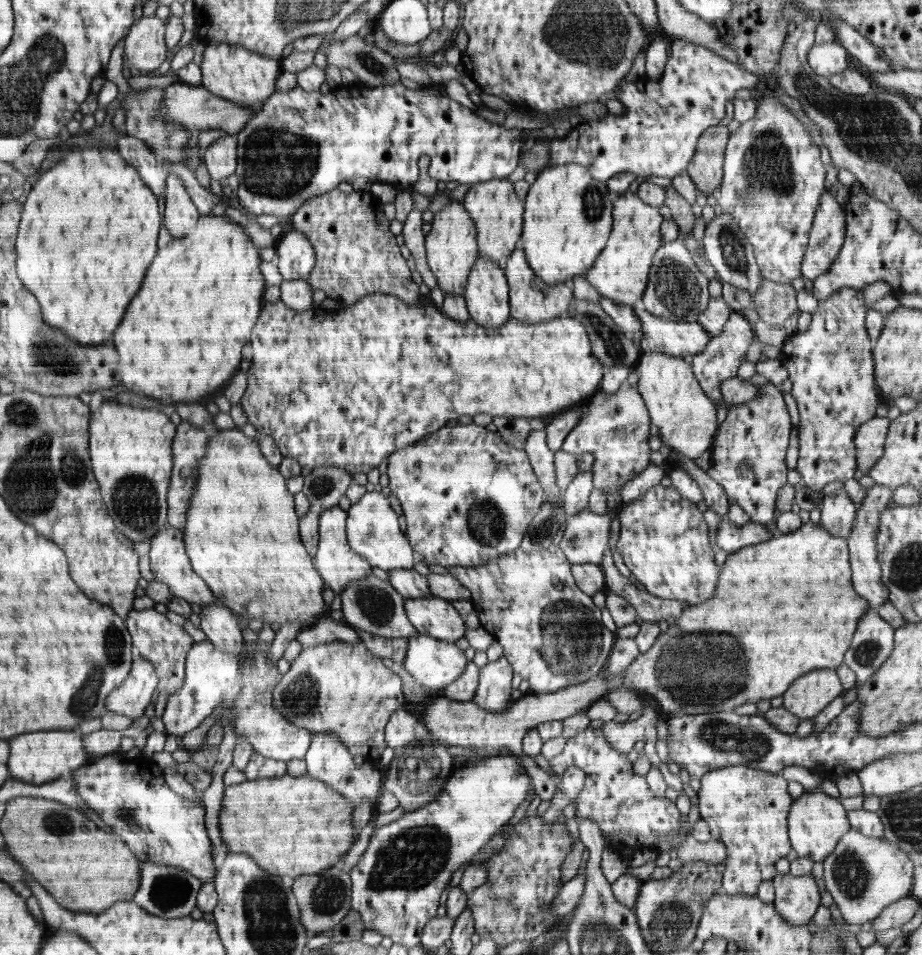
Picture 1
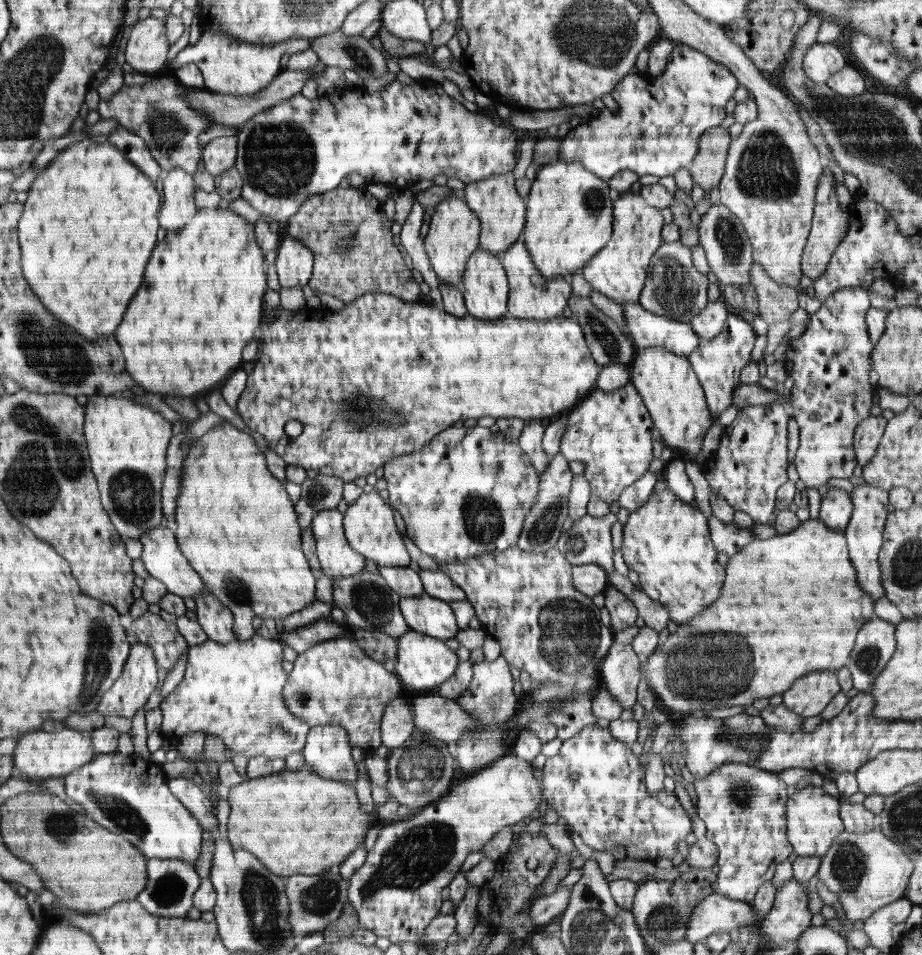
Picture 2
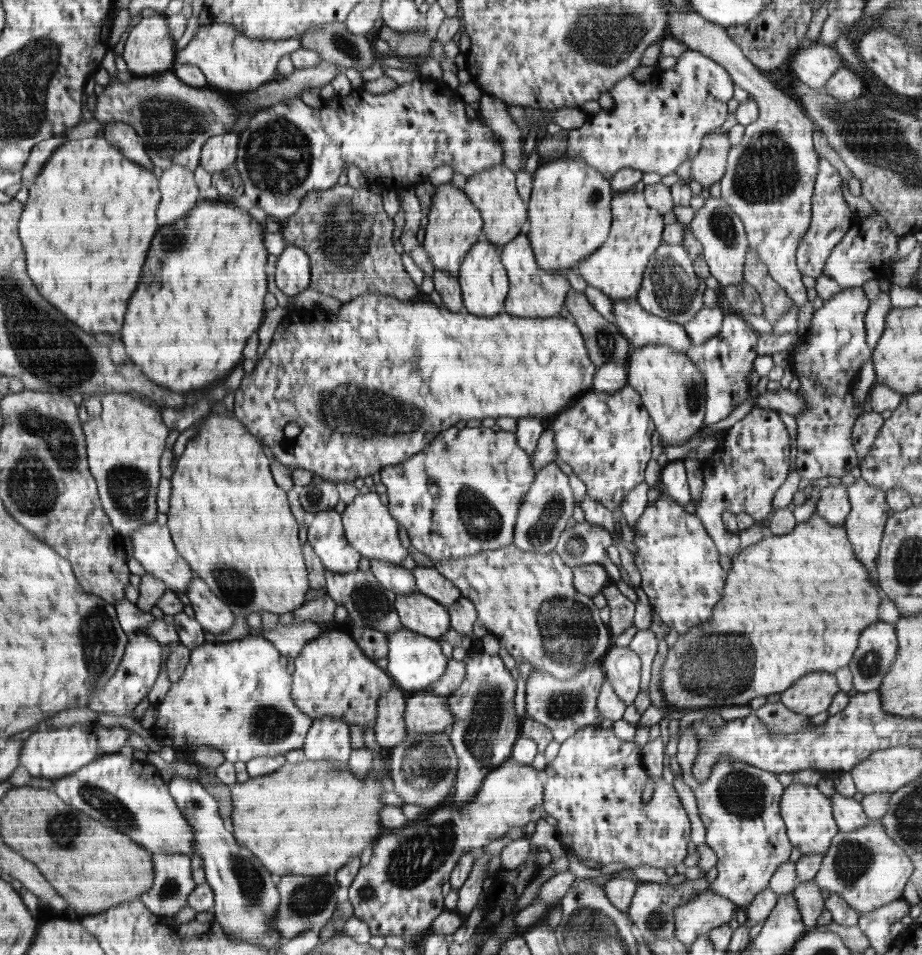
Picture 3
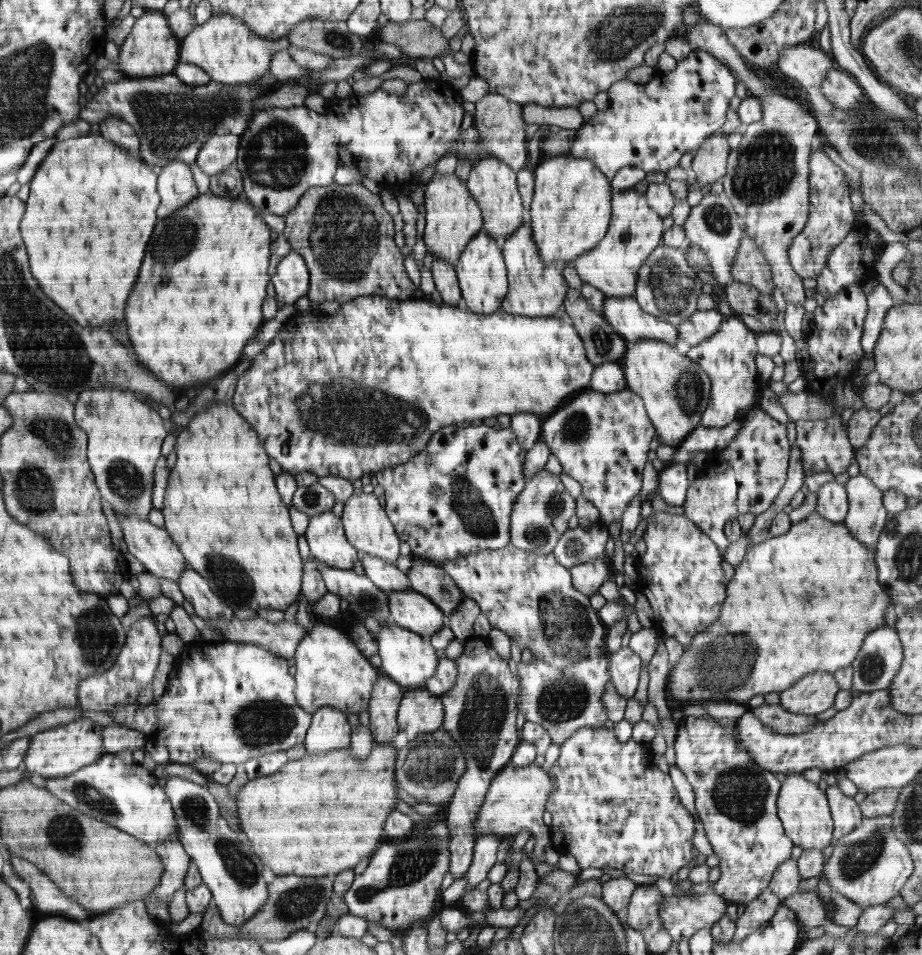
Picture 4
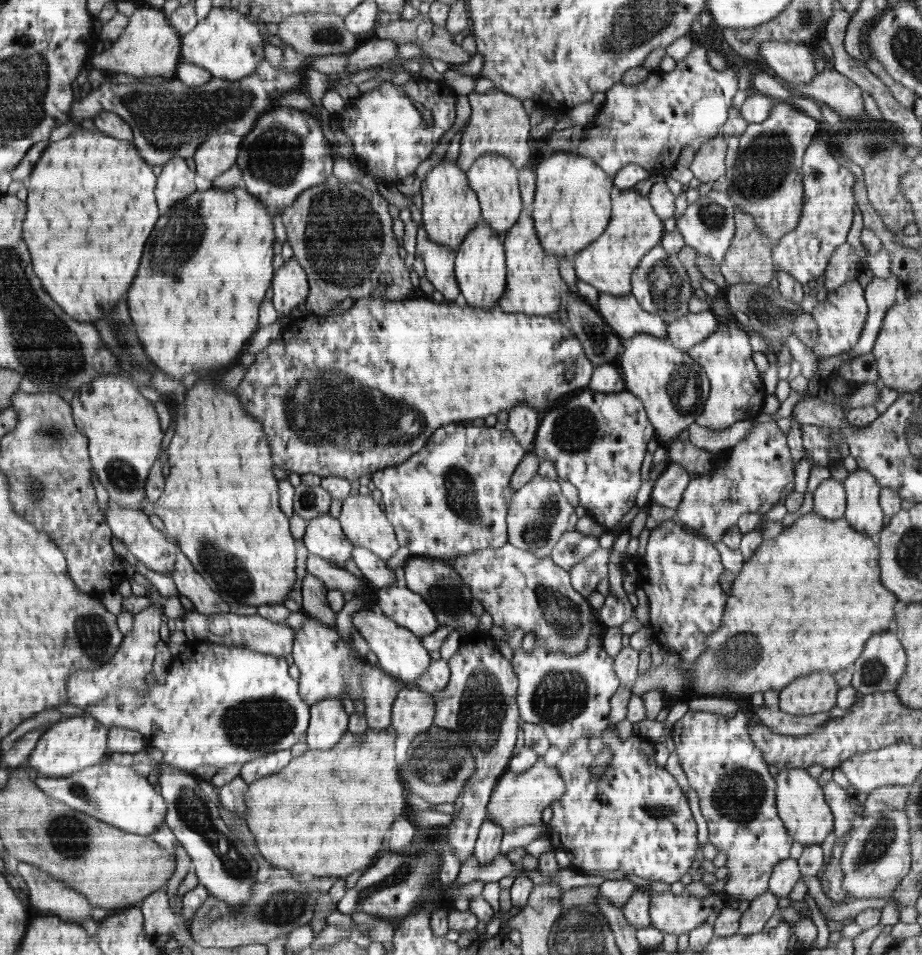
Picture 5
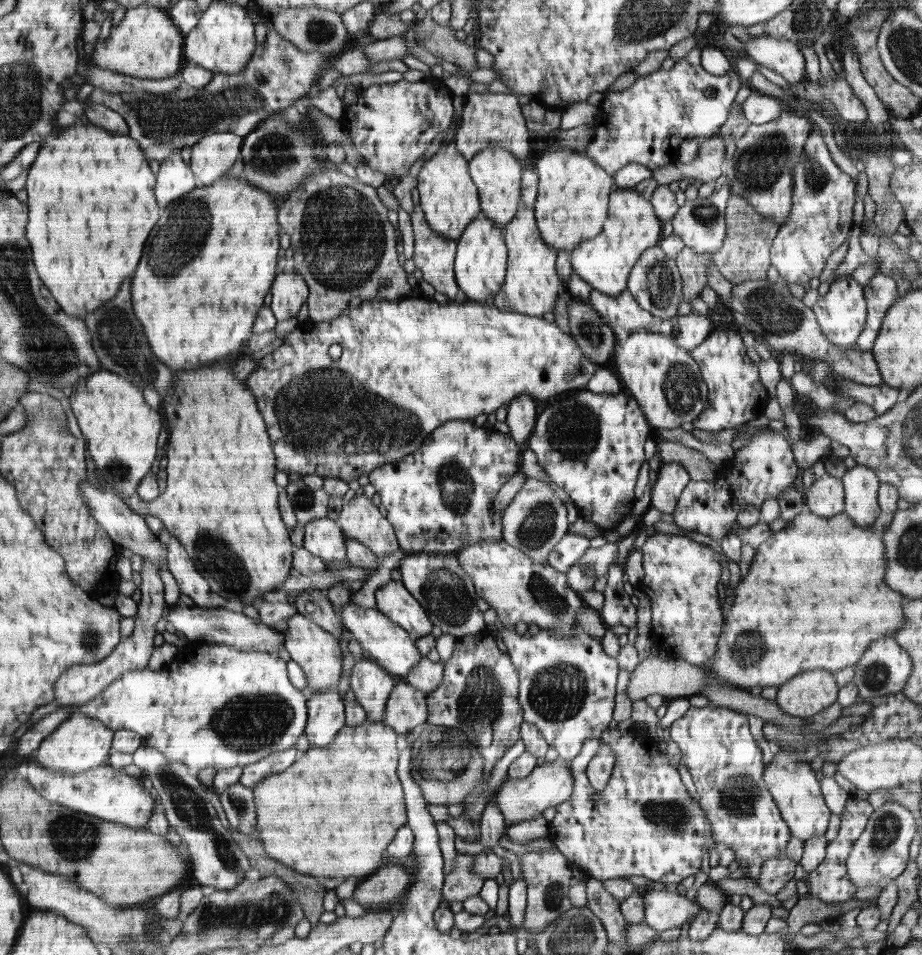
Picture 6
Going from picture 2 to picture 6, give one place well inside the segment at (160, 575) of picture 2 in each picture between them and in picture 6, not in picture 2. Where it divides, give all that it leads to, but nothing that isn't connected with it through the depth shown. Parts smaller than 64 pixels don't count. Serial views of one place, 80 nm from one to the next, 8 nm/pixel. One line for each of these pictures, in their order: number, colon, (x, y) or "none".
3: (153, 546)
4: (154, 548)
5: (133, 527)
6: (128, 528)

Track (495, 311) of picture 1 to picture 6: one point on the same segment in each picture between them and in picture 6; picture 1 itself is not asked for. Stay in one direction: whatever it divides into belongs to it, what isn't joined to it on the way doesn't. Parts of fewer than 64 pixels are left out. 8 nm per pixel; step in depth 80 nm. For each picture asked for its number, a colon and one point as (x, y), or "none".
2: (485, 288)
3: (484, 283)
4: (481, 273)
5: (480, 268)
6: (480, 266)

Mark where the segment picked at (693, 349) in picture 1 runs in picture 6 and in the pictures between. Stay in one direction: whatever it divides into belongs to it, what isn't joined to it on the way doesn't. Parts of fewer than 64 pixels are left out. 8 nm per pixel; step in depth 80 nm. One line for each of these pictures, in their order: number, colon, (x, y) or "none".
2: (645, 329)
3: (640, 328)
4: (624, 314)
5: (623, 314)
6: (623, 311)

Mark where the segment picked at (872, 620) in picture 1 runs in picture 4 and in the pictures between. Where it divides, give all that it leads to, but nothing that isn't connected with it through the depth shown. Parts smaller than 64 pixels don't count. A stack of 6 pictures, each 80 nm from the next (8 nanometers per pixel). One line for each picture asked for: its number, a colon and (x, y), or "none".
2: (875, 644)
3: (878, 646)
4: (878, 661)

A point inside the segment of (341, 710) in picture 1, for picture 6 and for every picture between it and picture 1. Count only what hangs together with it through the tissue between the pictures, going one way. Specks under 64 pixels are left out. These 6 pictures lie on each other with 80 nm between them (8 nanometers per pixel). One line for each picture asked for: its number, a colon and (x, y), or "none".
2: (334, 683)
3: (333, 677)
4: (330, 670)
5: (327, 668)
6: (318, 652)

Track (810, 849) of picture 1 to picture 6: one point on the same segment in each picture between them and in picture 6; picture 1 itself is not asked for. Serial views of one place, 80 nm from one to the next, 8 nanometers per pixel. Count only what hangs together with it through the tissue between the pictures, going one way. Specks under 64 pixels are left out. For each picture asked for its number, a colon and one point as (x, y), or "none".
2: (813, 822)
3: (807, 813)
4: (802, 806)
5: (800, 802)
6: (795, 788)

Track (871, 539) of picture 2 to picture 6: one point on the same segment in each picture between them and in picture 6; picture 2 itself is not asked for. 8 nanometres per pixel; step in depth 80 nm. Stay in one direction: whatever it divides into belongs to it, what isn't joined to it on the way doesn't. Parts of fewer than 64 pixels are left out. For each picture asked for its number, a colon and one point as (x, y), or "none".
3: (865, 524)
4: (866, 518)
5: (863, 511)
6: (860, 483)

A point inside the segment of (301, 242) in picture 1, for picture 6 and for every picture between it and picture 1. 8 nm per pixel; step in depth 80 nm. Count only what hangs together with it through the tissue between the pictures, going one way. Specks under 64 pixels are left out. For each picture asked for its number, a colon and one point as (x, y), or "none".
2: (294, 264)
3: (293, 274)
4: (291, 281)
5: (290, 287)
6: (289, 292)

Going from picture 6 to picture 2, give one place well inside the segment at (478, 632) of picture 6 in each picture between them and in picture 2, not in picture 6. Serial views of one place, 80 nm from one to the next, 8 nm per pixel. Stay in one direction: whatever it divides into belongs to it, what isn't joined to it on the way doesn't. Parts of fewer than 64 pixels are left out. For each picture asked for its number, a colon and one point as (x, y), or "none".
2: (436, 584)
3: (429, 581)
4: (429, 579)
5: (435, 580)

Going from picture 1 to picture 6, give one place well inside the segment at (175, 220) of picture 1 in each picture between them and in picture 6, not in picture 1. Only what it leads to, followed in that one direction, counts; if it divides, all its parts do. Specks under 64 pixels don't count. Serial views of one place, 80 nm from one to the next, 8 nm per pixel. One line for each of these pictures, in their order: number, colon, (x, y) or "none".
2: (179, 206)
3: (179, 191)
4: (176, 187)
5: (176, 181)
6: (175, 178)

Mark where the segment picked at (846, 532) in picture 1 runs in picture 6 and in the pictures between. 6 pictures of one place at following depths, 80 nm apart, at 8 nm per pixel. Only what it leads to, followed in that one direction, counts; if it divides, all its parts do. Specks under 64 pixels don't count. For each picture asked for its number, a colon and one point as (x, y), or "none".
2: (836, 508)
3: (833, 505)
4: (832, 504)
5: (829, 498)
6: (825, 497)

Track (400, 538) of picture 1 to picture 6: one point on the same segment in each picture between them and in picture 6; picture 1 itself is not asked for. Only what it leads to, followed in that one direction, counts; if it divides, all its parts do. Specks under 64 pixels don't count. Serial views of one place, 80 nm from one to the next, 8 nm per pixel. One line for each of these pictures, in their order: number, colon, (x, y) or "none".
2: (370, 529)
3: (369, 527)
4: (367, 527)
5: (364, 523)
6: (361, 520)

